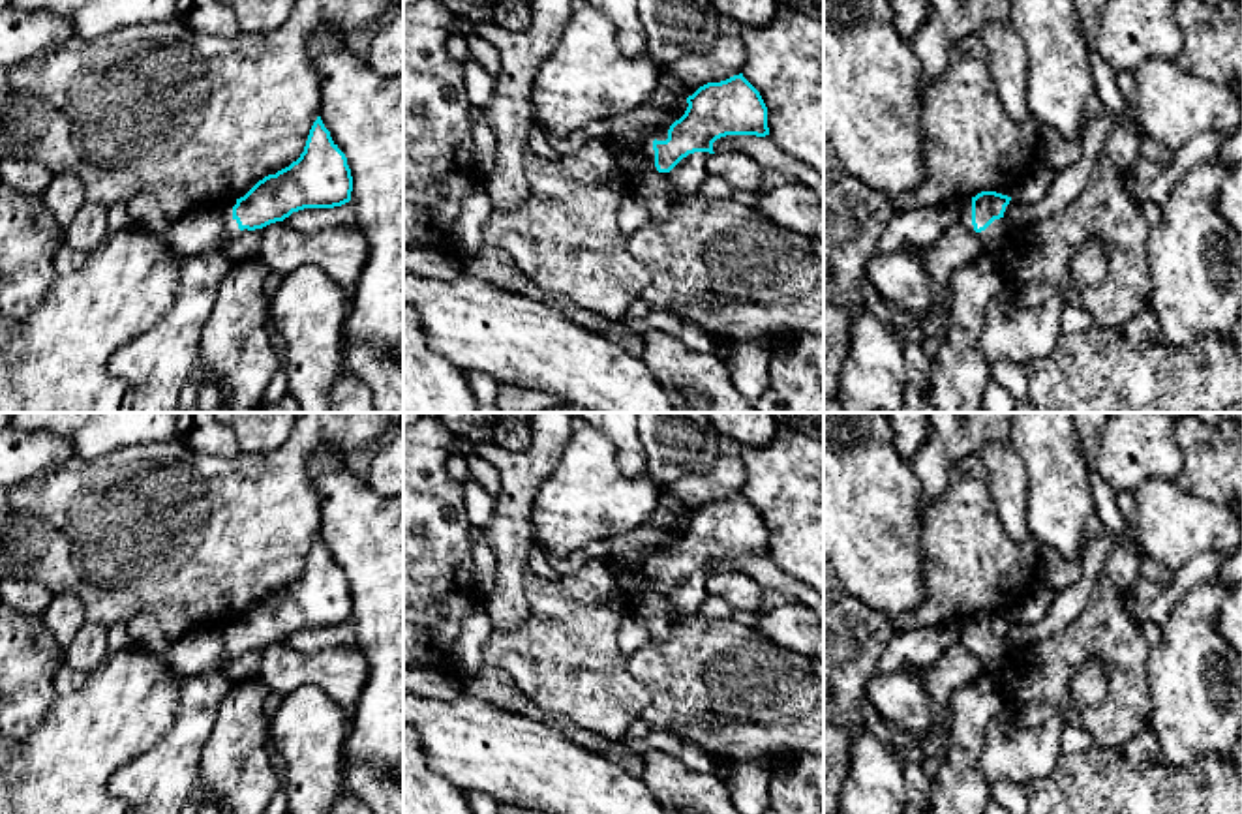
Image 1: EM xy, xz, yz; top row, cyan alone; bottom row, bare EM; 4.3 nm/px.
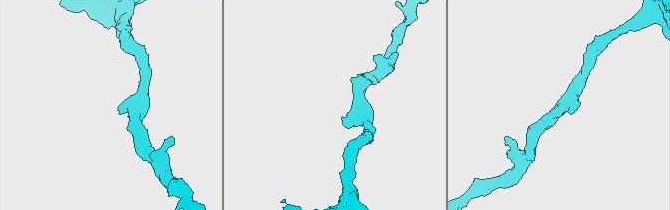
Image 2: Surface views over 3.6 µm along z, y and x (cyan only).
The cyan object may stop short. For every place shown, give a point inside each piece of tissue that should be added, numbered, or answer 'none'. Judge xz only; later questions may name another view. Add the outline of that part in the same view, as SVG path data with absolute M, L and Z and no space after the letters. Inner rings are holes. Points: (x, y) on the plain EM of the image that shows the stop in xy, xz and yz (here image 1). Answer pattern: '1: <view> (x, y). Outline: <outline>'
1: xz (648, 559). Outline: M664 548L664 550L655 550L655 551L649 551L642 557L642 563L644 563L644 578L647 581L647 589L653 589L657 591L655 587L655 570L653 570L653 561L666 561L668 559L668 550L670 548Z

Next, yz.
1: yz (993, 657). Outline: M966 617L962 623L959 623L959 632L961 643L979 658L983 670L992 677L1000 679L1002 664L1009 655L1004 638L994 640L985 651L976 653L972 645L972 617Z

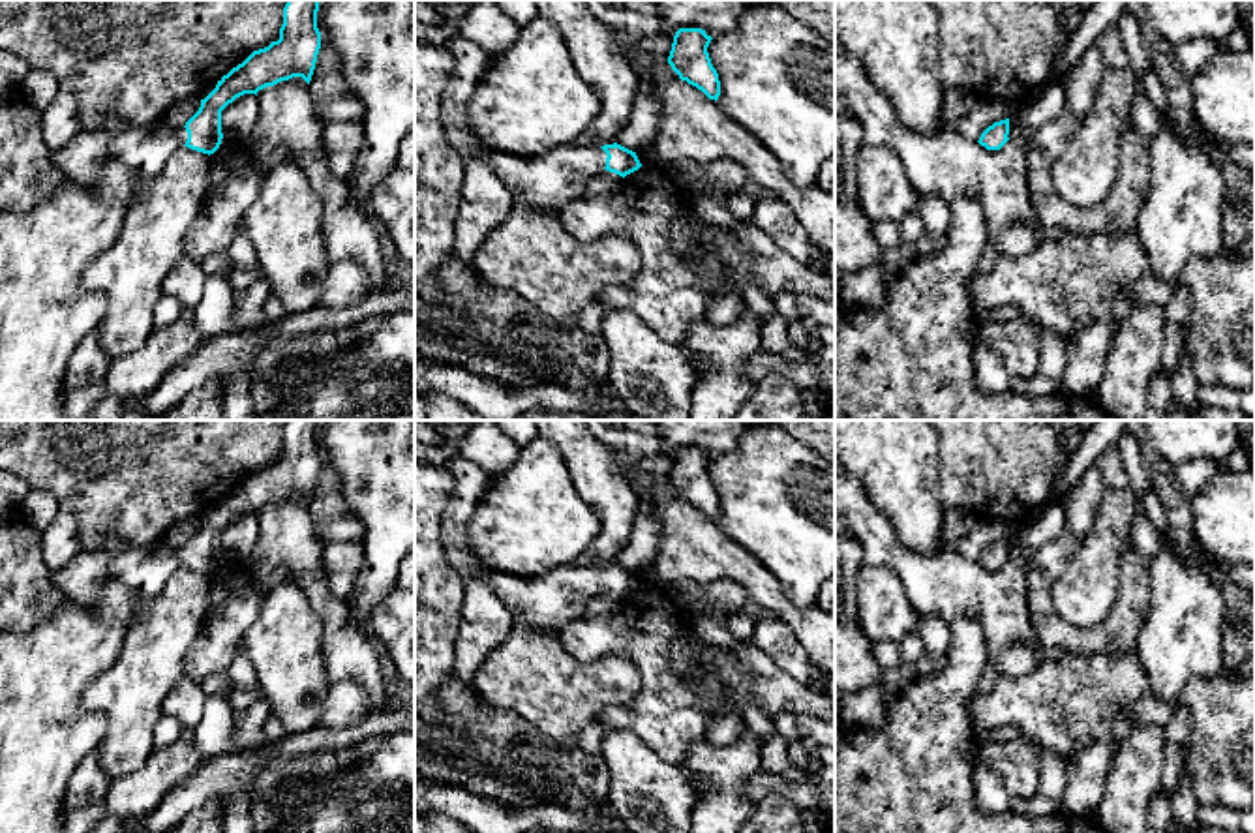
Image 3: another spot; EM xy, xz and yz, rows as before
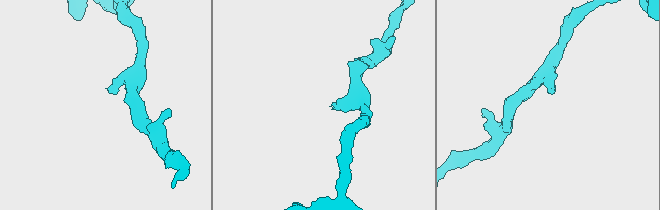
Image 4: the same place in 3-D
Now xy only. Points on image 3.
1: xy (143, 569). Outline: M161 542L129 546L122 553L81 550L68 567L53 570L51 580L75 604L92 606L98 600L98 585L114 578L133 593L137 600L135 619L144 602L158 597L186 561L186 548L173 550Z

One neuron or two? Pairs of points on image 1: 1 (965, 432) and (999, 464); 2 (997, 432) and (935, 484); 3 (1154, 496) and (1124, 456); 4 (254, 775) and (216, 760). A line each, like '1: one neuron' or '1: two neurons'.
1: two neurons
2: one neuron
3: two neurons
4: one neuron

